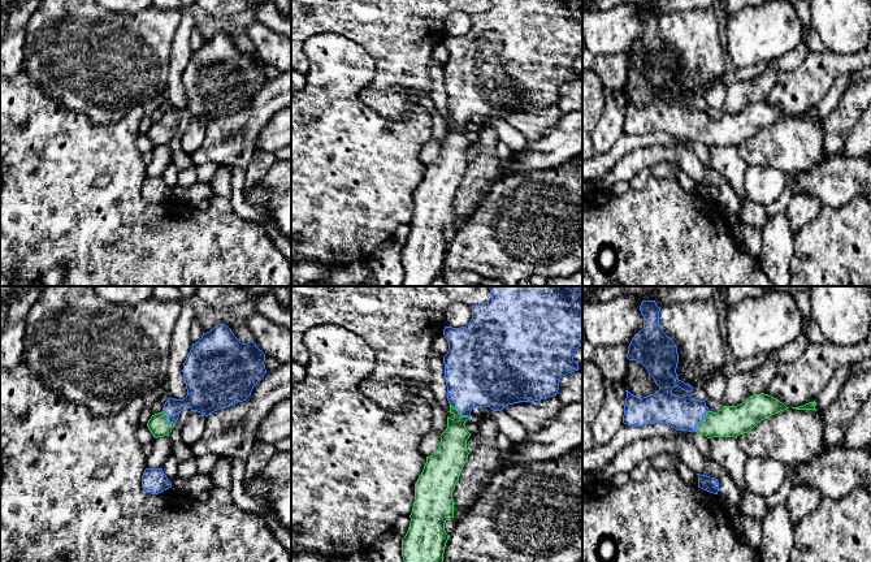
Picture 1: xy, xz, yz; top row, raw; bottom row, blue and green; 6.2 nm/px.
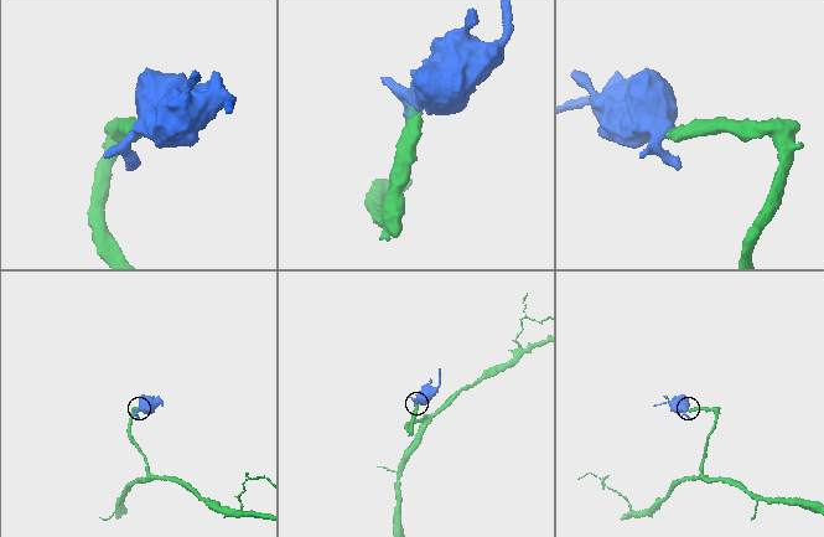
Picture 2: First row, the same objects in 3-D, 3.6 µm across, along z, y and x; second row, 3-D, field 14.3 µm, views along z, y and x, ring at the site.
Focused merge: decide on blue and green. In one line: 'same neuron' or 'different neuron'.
same neuron

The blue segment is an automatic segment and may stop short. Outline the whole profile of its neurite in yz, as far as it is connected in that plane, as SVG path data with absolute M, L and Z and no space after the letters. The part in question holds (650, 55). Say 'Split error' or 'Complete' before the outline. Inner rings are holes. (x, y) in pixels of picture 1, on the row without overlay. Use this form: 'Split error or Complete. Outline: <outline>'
Split error. Outline: M642 9L640 20L644 36L630 49L627 66L640 70L659 99L644 107L625 99L624 133L642 135L664 131L676 139L697 140L707 147L737 147L762 129L789 117L779 108L760 101L737 114L723 114L718 121L712 121L705 109L694 108L689 103L673 103L672 98L676 95L686 101L694 96L677 86L677 56L659 35L660 16L655 9Z

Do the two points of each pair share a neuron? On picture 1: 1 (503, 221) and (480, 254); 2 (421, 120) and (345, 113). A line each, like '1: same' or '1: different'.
1: same
2: same

